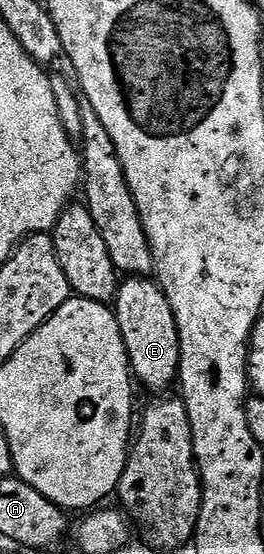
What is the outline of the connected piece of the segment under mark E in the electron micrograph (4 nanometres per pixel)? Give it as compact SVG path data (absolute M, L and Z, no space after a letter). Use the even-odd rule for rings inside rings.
M145 275L126 276L117 286L115 312L134 378L149 389L174 384L181 372L181 344L171 303L160 284Z

